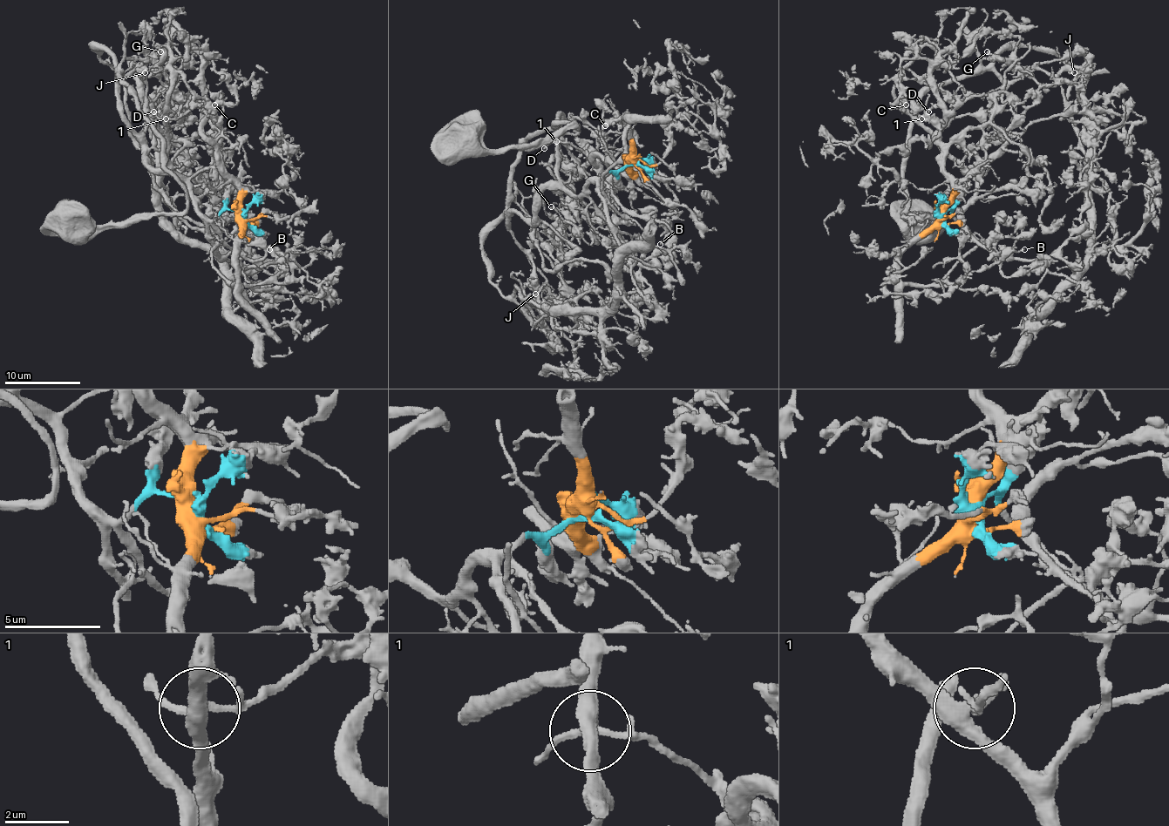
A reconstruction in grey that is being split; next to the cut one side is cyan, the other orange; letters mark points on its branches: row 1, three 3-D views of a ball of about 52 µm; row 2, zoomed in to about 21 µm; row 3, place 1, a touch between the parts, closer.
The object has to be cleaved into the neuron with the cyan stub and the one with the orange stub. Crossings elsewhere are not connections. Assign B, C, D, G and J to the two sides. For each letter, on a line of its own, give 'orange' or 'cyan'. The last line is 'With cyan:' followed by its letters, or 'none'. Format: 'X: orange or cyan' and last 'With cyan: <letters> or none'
B: orange
C: orange
D: orange
G: orange
J: cyan
With cyan: J

